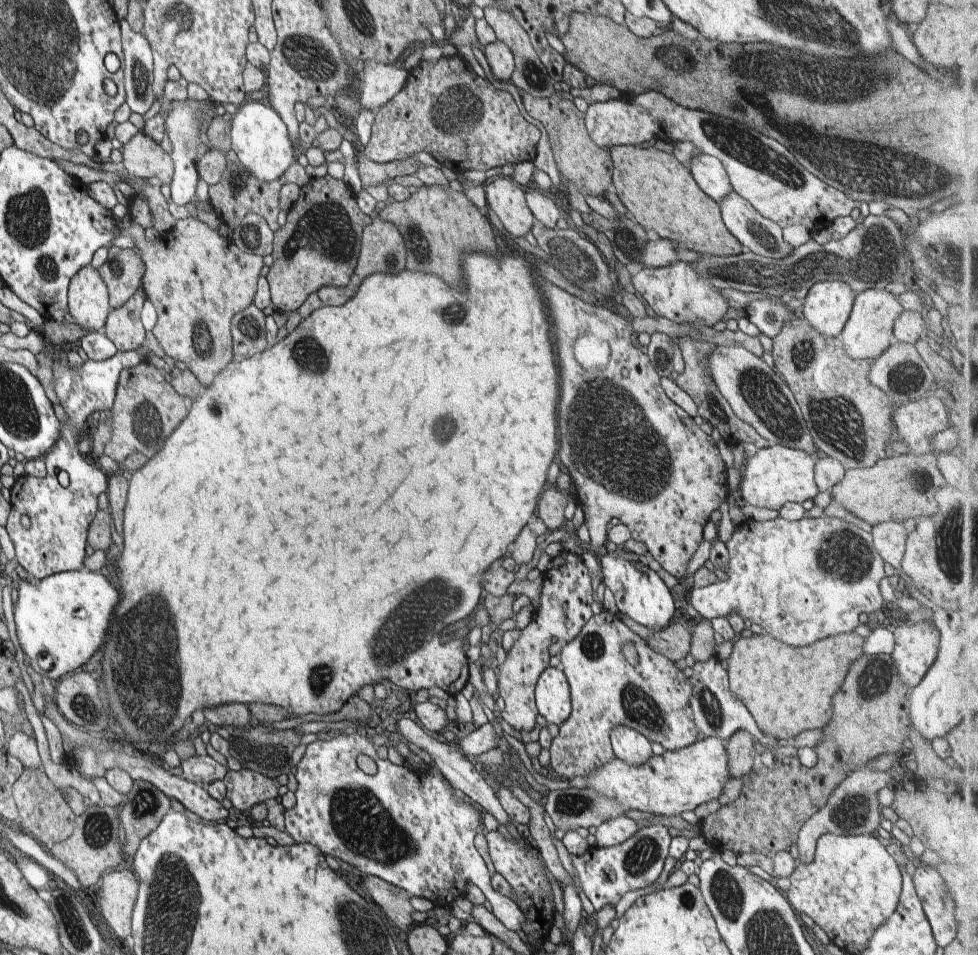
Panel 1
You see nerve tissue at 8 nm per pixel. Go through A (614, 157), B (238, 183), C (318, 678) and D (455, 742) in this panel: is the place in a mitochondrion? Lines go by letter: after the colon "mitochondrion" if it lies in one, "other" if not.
A: other
B: mitochondrion
C: mitochondrion
D: other

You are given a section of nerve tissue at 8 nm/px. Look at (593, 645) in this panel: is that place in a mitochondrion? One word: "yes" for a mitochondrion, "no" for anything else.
yes

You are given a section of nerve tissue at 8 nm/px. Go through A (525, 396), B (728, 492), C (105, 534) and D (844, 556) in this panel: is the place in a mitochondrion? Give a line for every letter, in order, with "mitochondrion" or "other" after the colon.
A: other
B: other
C: other
D: mitochondrion

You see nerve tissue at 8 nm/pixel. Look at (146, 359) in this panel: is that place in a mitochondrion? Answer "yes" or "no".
no

